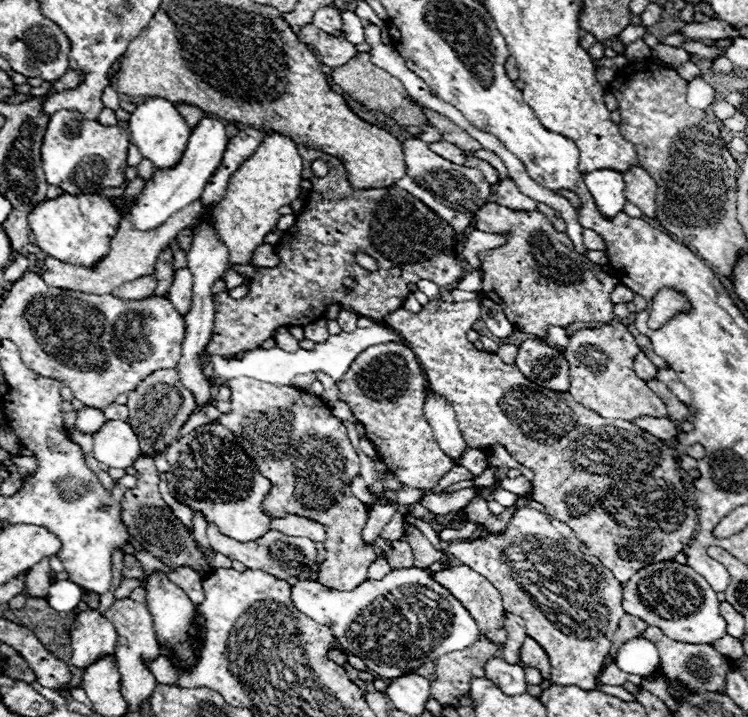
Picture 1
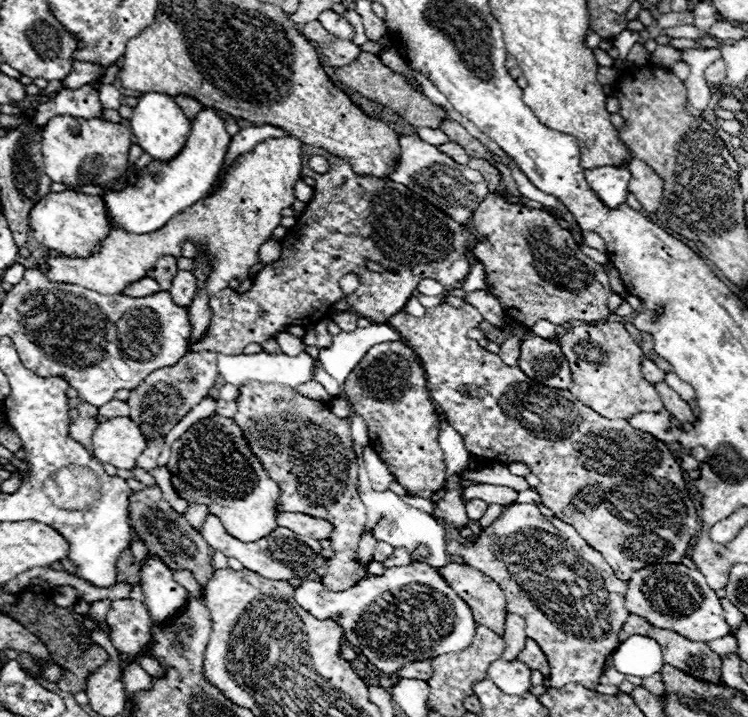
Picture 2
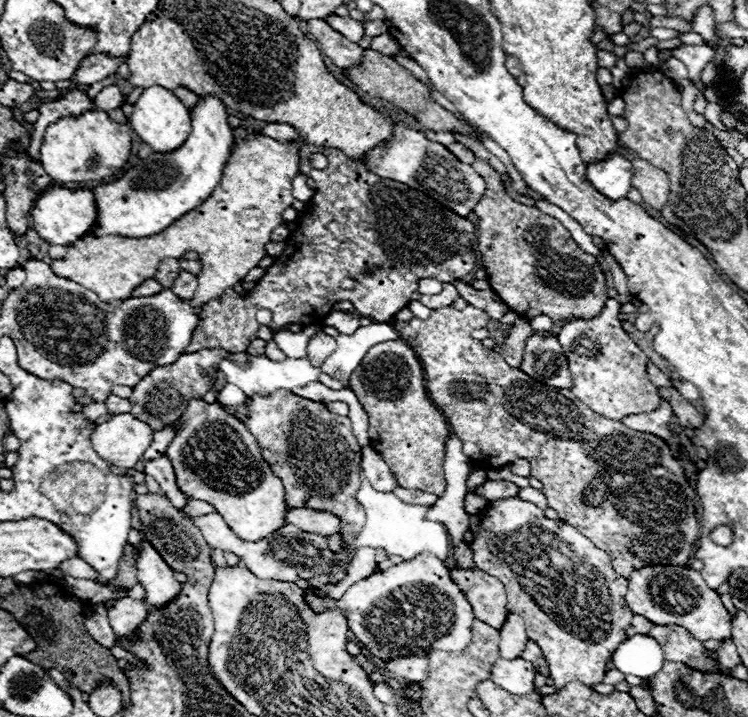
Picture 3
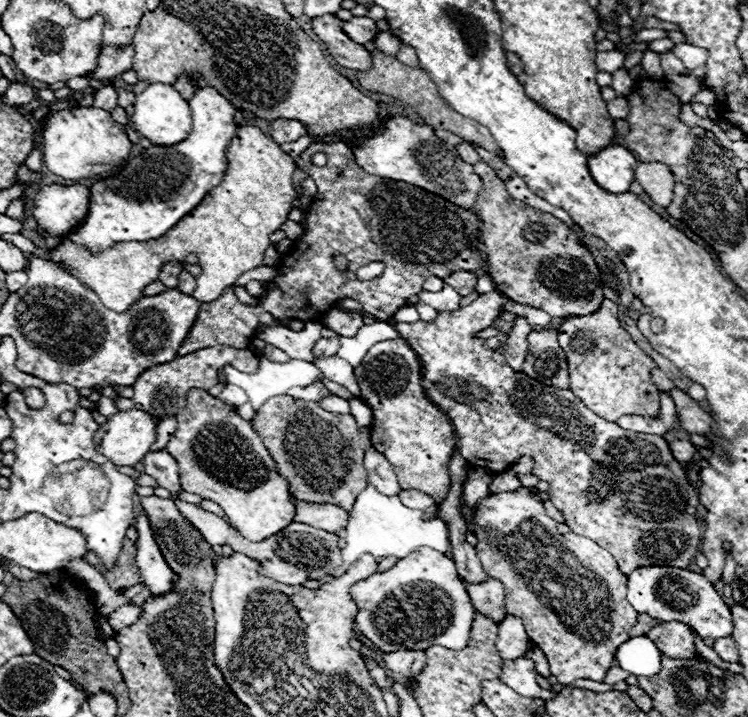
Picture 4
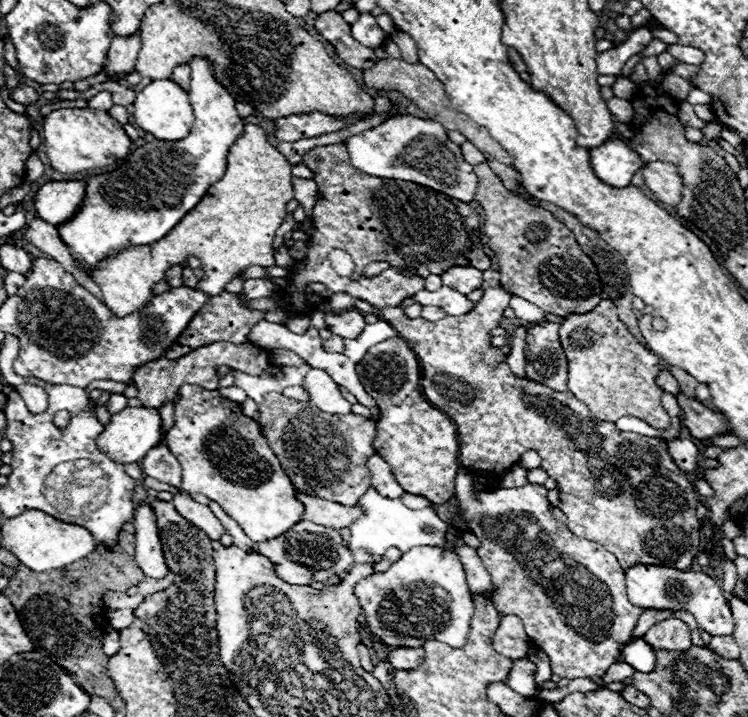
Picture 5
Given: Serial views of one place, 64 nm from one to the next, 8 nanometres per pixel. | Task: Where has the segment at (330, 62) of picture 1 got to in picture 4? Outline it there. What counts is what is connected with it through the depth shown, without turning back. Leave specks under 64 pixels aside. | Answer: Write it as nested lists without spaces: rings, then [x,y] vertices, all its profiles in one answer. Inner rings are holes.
[[[322,16],[312,20],[312,32],[324,42],[328,54],[344,68],[352,70],[366,70],[370,68],[372,60],[368,56],[368,50],[362,44],[352,42],[348,36],[344,36],[340,28],[338,16]]]

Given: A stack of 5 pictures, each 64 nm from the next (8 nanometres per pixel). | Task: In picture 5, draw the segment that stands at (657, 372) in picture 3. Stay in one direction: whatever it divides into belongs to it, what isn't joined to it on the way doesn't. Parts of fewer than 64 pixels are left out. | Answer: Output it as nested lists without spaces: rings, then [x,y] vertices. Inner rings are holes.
[[[660,370],[660,372],[658,372],[656,384],[658,384],[664,392],[670,392],[670,394],[678,394],[678,392],[680,392],[678,382],[674,380],[674,376],[672,376],[668,370]]]

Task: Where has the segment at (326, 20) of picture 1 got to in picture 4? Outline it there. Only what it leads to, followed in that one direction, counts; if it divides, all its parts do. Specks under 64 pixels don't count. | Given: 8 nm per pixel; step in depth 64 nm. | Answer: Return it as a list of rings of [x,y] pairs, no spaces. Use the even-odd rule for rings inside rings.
[[[360,16],[360,18],[352,18],[352,20],[342,20],[342,30],[358,44],[364,44],[364,42],[372,42],[378,34],[376,30],[376,22],[366,18],[366,16]]]

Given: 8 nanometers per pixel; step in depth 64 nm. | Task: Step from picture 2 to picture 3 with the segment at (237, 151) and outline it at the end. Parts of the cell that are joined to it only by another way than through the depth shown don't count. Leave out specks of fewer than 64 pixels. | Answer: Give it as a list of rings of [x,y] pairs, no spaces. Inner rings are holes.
[[[266,124],[256,134],[264,134],[268,138],[274,138],[274,140],[280,140],[280,142],[288,142],[288,140],[298,138],[298,132],[288,124]]]

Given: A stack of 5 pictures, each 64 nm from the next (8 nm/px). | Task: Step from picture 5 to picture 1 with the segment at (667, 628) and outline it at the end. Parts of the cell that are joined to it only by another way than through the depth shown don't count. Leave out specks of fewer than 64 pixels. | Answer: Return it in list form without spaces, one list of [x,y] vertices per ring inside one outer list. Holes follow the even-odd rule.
[[[648,626],[642,632],[642,638],[646,638],[646,640],[656,644],[658,654],[660,654],[658,668],[660,668],[662,678],[668,682],[668,692],[670,692],[672,698],[680,700],[684,696],[678,686],[670,684],[672,680],[682,682],[688,692],[724,692],[726,690],[726,674],[728,674],[728,668],[732,666],[732,660],[726,658],[724,654],[720,654],[714,646],[710,646],[710,644],[682,644],[682,642],[674,642],[670,638],[666,638],[660,628],[654,628],[654,626]]]

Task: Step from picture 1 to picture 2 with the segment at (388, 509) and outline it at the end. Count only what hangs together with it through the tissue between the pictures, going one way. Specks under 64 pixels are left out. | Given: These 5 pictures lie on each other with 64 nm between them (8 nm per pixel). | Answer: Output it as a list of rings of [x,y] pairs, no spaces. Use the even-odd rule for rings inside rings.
[[[364,534],[364,536],[362,536],[362,540],[360,540],[360,560],[362,560],[362,562],[366,562],[366,564],[372,562],[374,544],[376,544],[376,540],[374,540],[372,534]]]

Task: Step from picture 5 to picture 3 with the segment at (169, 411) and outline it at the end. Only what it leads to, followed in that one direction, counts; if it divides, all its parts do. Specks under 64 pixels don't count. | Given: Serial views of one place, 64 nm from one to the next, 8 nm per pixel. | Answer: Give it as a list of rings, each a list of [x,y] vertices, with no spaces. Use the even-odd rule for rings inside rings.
[[[172,426],[164,428],[162,432],[156,432],[154,438],[152,438],[152,444],[148,446],[148,452],[144,452],[144,456],[142,456],[142,462],[144,462],[144,460],[160,458],[160,456],[166,452],[168,444],[172,442],[172,438],[174,438],[174,430],[172,430]]]

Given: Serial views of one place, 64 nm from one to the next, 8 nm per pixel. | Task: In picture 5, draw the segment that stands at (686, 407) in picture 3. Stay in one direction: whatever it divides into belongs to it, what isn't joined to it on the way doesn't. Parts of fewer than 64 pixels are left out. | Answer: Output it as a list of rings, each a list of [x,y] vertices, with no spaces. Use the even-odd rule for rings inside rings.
[[[682,392],[676,394],[676,400],[682,410],[682,416],[680,416],[682,426],[686,426],[694,438],[712,438],[712,436],[730,432],[726,426],[726,420],[720,414],[702,406],[698,400],[686,398]]]

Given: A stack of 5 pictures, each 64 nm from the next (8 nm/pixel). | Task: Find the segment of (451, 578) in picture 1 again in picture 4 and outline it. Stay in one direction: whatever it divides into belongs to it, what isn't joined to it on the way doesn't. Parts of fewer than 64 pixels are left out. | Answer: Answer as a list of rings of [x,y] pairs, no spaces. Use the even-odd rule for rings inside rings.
[[[488,576],[488,580],[480,582],[480,584],[470,584],[464,580],[464,586],[468,588],[470,600],[474,604],[474,608],[488,616],[490,620],[496,620],[496,624],[500,624],[506,616],[502,604],[504,604],[504,588],[500,584],[500,580],[494,580]]]

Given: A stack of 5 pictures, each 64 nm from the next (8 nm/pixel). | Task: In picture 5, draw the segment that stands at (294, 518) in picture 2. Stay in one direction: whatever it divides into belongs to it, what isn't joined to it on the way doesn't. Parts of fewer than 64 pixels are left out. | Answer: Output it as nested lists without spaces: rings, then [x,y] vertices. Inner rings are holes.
[[[298,494],[298,500],[304,504],[304,516],[302,520],[310,520],[314,524],[326,526],[326,528],[348,528],[356,518],[360,518],[364,511],[359,506],[342,506],[336,502],[320,500],[314,496]]]

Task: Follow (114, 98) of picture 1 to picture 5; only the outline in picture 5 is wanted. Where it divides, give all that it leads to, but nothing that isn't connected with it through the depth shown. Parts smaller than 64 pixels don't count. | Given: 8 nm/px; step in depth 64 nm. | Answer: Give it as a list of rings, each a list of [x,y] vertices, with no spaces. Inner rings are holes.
[[[100,90],[98,94],[94,94],[88,102],[90,108],[96,108],[96,110],[110,110],[114,106],[112,102],[112,94],[108,90]]]

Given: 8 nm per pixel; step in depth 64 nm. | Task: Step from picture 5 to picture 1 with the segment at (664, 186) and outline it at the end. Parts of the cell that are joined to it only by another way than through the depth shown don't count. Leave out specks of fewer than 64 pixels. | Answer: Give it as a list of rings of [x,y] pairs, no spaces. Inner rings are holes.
[[[634,166],[630,172],[624,174],[624,196],[628,202],[636,204],[644,216],[654,218],[656,210],[656,182],[648,176],[642,166]]]

